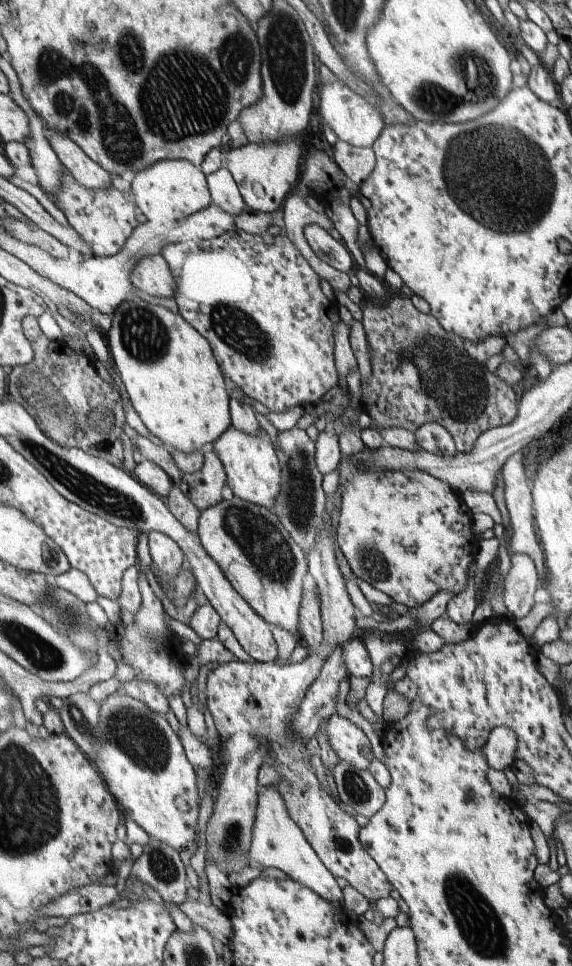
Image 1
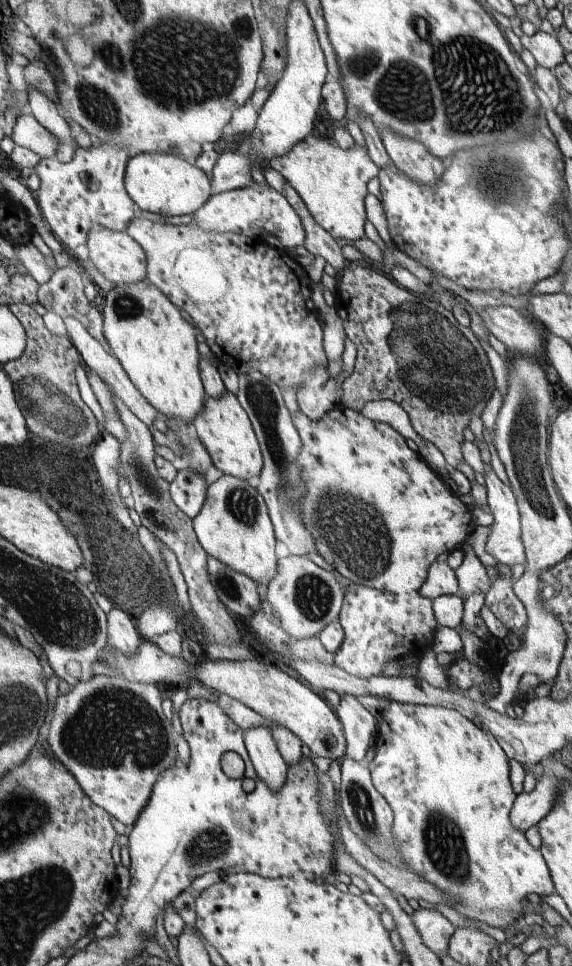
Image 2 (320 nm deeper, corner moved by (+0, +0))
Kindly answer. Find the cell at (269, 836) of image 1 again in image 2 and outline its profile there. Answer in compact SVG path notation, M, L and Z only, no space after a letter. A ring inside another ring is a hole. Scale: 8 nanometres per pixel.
M262 726L247 728L243 739L257 776L278 793L285 785L289 766L276 746L273 732Z

